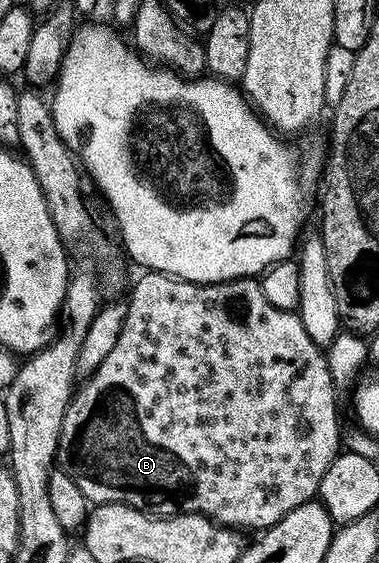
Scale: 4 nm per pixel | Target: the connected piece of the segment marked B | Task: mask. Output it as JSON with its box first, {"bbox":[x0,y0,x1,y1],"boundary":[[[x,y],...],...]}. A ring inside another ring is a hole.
{"bbox":[57,271,341,531],"boundary":[[[147,271],[142,275],[144,277],[131,289],[131,301],[129,300],[129,304],[127,305],[127,317],[123,321],[121,339],[117,339],[117,344],[113,347],[113,351],[109,351],[109,355],[105,355],[105,363],[101,363],[101,367],[97,367],[95,374],[86,378],[78,386],[78,389],[72,396],[71,402],[67,405],[67,414],[63,420],[61,435],[59,436],[59,451],[57,454],[58,468],[67,473],[69,479],[73,479],[73,483],[77,483],[77,487],[81,487],[81,491],[87,497],[88,502],[94,503],[95,505],[108,505],[108,503],[128,505],[129,507],[141,509],[144,513],[150,513],[156,517],[176,517],[179,513],[200,513],[202,517],[209,517],[212,521],[217,521],[220,525],[226,525],[236,531],[244,531],[243,529],[264,531],[270,529],[283,516],[288,515],[294,508],[301,507],[302,504],[312,500],[318,494],[319,488],[321,487],[321,479],[325,479],[325,473],[329,471],[329,467],[341,452],[341,435],[339,439],[339,405],[335,402],[337,390],[331,378],[329,367],[327,366],[324,350],[317,343],[313,343],[313,339],[309,339],[309,335],[305,331],[305,323],[301,323],[298,312],[289,309],[278,309],[277,307],[273,307],[273,303],[269,303],[269,299],[265,299],[263,286],[258,280],[250,277],[241,277],[237,281],[222,281],[216,285],[198,285],[192,281],[183,281],[180,277],[172,277],[170,273]]]}

